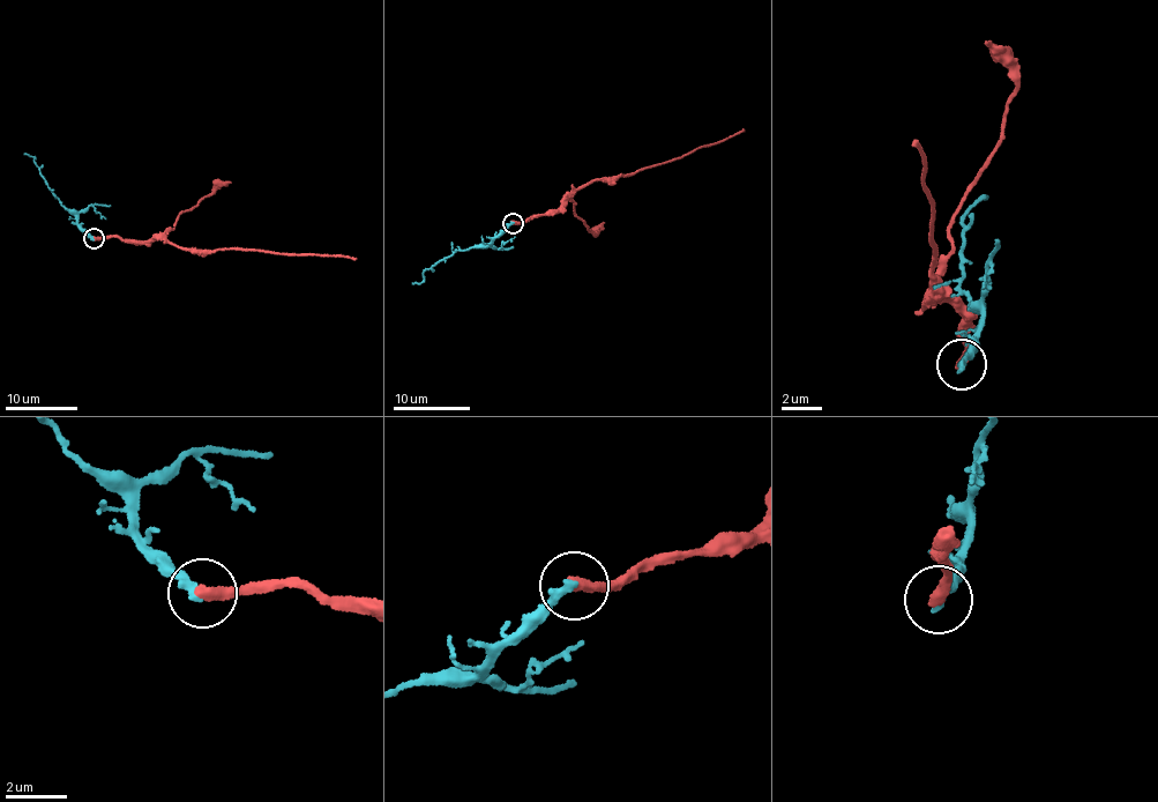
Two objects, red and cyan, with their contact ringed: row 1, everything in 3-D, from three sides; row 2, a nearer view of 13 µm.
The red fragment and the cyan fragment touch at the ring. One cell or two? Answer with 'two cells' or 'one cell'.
two cells

